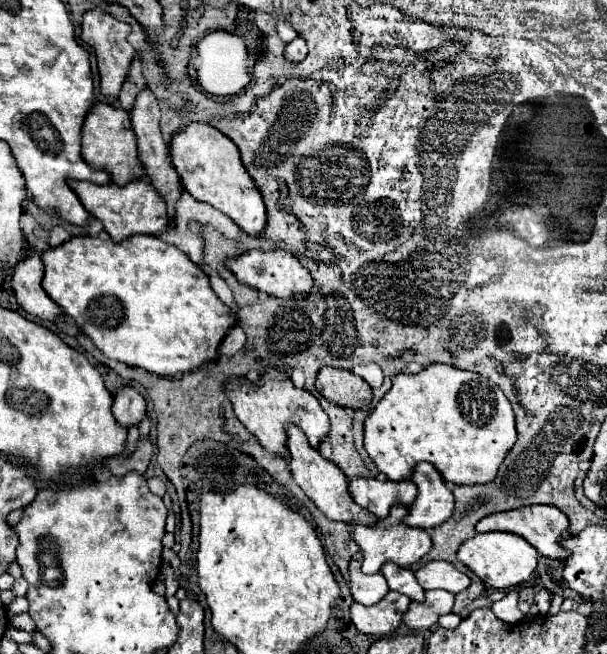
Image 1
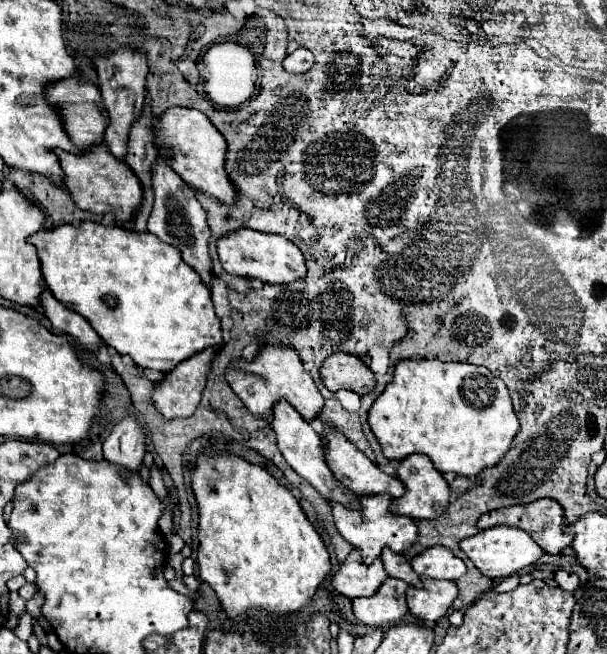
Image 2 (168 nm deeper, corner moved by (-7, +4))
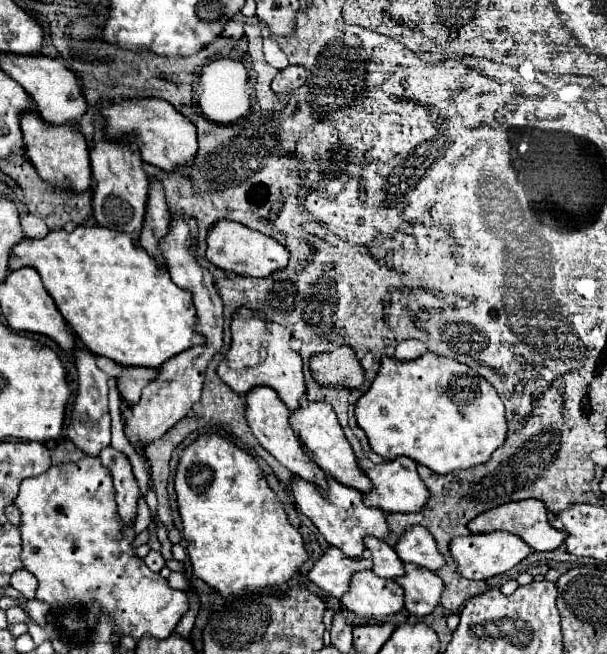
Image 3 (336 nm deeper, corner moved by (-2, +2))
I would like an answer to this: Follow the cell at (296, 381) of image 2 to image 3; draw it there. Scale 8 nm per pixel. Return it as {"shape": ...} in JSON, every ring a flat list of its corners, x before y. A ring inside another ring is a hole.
{"shape":[[238,309,232,317,232,345,218,365,218,377,238,395,246,395,254,387,266,385,278,393,290,411,298,409,300,399,306,393,306,383,302,375,302,359,290,347,290,337,286,327,270,323,250,309]]}

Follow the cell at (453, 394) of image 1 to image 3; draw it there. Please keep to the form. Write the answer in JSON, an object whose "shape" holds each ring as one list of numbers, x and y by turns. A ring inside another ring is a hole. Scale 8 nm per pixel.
{"shape":[[424,353,414,361,382,357,382,369,372,387,356,403,356,421,364,429,374,453,384,459,406,455,440,475,486,463,506,439,504,403,492,385,468,365,434,353]]}

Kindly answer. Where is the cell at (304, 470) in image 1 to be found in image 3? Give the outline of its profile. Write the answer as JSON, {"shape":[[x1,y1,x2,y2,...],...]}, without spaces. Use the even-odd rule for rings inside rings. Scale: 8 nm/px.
{"shape":[[258,387,246,395,246,419,248,419,248,425,254,433,254,437,260,441,260,445,268,453,272,453,286,469,290,469,294,473,294,465,312,465,312,461,304,453,302,443,298,441,298,437,294,435,294,429,290,425,290,409,280,401,280,397,276,395,274,389]]}

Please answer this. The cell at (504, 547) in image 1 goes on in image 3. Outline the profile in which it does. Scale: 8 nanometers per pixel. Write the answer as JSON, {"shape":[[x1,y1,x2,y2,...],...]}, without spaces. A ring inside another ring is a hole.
{"shape":[[490,531,490,533,472,533,468,537,452,539,450,553,458,563,458,571,466,579,490,579,494,575,506,573,514,565,518,565,522,559,526,559,532,549,518,537,506,531]]}

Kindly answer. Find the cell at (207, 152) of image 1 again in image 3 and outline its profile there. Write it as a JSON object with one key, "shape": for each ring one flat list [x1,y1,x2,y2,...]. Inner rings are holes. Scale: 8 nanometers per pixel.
{"shape":[[130,99,122,103,114,103,106,109,102,109,102,115,106,119,106,135,108,137,132,137,138,145,138,151,142,155,142,161,176,173,182,171,182,167,192,167,194,157,198,153,198,135,196,125,174,105,170,105,164,99]]}

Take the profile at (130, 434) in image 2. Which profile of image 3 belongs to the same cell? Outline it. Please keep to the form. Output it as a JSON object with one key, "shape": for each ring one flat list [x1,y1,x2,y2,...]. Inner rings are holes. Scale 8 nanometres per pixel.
{"shape":[[108,445,102,449,98,455,102,465,110,471,114,479,114,489,116,489,116,503,118,503,118,515,122,521,134,521,136,519,136,501,140,497,140,487,134,477,132,465,124,453]]}

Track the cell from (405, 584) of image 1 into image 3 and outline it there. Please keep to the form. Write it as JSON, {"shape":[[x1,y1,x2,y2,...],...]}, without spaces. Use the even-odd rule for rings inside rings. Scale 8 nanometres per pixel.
{"shape":[[366,537,364,543,366,543,366,547,372,553,372,561,374,561,372,571,378,577,386,577,386,579,398,579,398,577,402,577,404,563,400,561,400,557,396,555,396,551,388,543,384,543,384,541,376,539,376,537]]}

